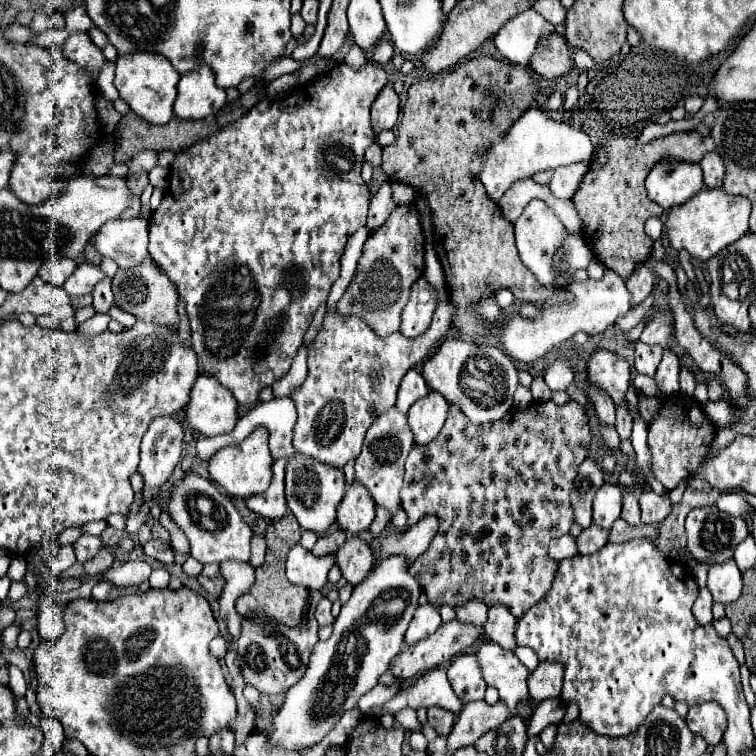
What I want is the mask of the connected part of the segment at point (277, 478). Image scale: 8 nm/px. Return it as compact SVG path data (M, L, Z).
M284 458L274 460L274 476L272 476L272 484L268 486L268 490L246 498L246 506L252 512L270 520L278 520L288 512L286 498L284 498L284 468L286 468Z

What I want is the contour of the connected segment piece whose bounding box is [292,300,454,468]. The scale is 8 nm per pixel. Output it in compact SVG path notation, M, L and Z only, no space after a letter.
M446 300L436 308L432 324L426 330L426 334L420 334L416 338L406 338L400 332L394 332L386 338L378 338L372 332L372 328L368 328L356 316L340 316L336 308L330 314L326 314L316 338L310 344L306 344L308 346L308 376L304 384L292 394L292 400L298 408L298 422L296 422L294 440L292 440L294 450L308 454L320 462L330 462L330 466L336 466L336 468L342 468L350 460L356 460L362 448L364 434L370 428L370 424L376 420L378 414L394 406L400 378L418 362L422 362L430 354L432 346L436 346L446 336L448 328L452 326L452 316L454 316L454 306L450 300Z

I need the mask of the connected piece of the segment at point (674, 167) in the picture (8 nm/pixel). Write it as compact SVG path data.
M660 160L646 176L648 196L664 210L688 202L702 188L700 164L684 160Z

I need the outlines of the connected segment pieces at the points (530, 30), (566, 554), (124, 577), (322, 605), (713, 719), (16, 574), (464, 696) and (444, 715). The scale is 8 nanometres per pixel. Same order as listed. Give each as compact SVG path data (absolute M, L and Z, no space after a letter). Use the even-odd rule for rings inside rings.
M526 10L524 14L516 14L514 18L510 18L500 28L500 32L494 36L494 46L510 62L528 64L540 34L554 31L554 26L544 22L540 14L536 14L534 10Z
M570 534L552 540L548 546L548 558L552 558L554 562L560 562L564 558L572 558L574 554L576 554L576 540Z
M136 560L136 562L126 562L118 568L110 568L102 574L102 580L106 582L112 582L116 586L136 586L140 582L146 582L148 576L150 576L152 568L142 562L142 560Z
M322 598L316 606L316 620L318 620L318 626L328 626L334 622L332 614L330 614L330 608L332 608L332 602L328 598Z
M716 702L690 706L686 724L692 734L702 736L708 746L716 746L726 730L726 714Z
M12 558L10 568L8 568L8 576L12 580L22 580L24 572L26 572L26 560L24 558Z
M462 654L454 658L448 668L448 680L452 684L452 690L464 704L484 698L486 682L482 678L482 670L476 656Z
M428 708L428 724L442 736L446 736L454 726L454 714L440 708Z

